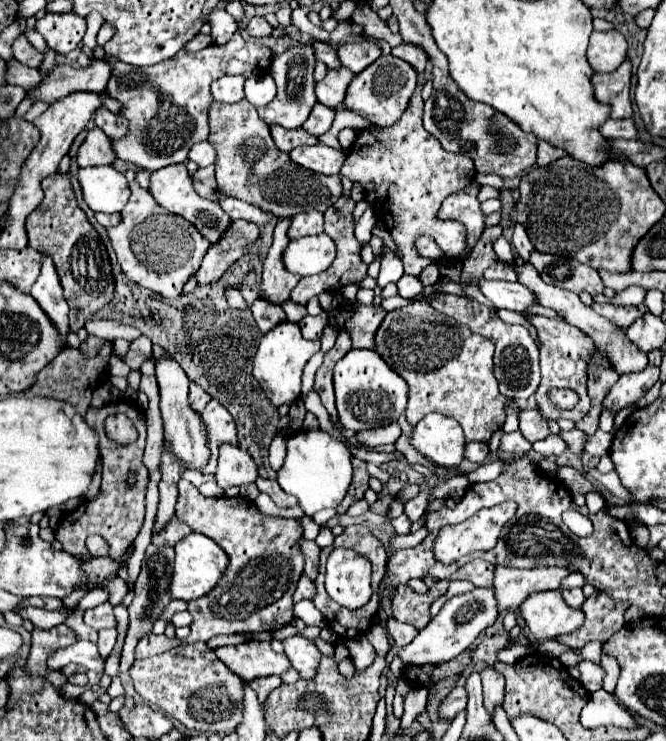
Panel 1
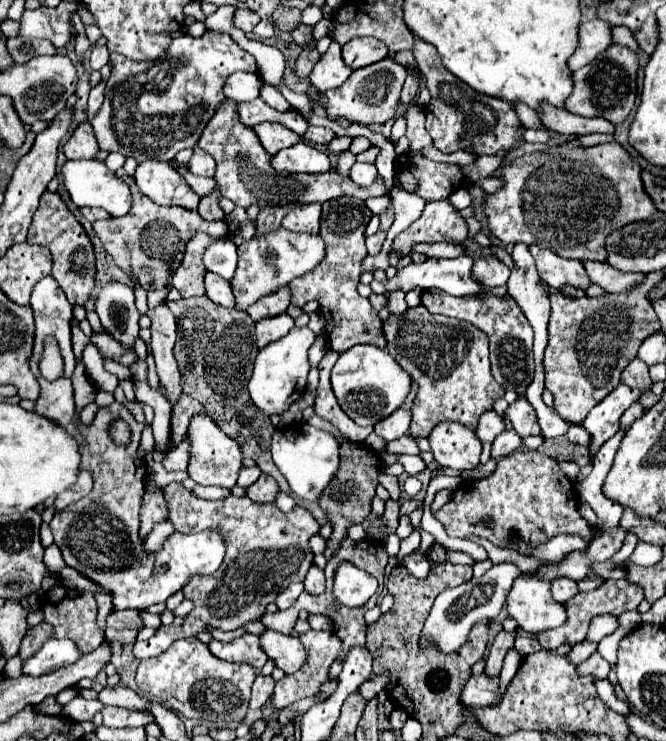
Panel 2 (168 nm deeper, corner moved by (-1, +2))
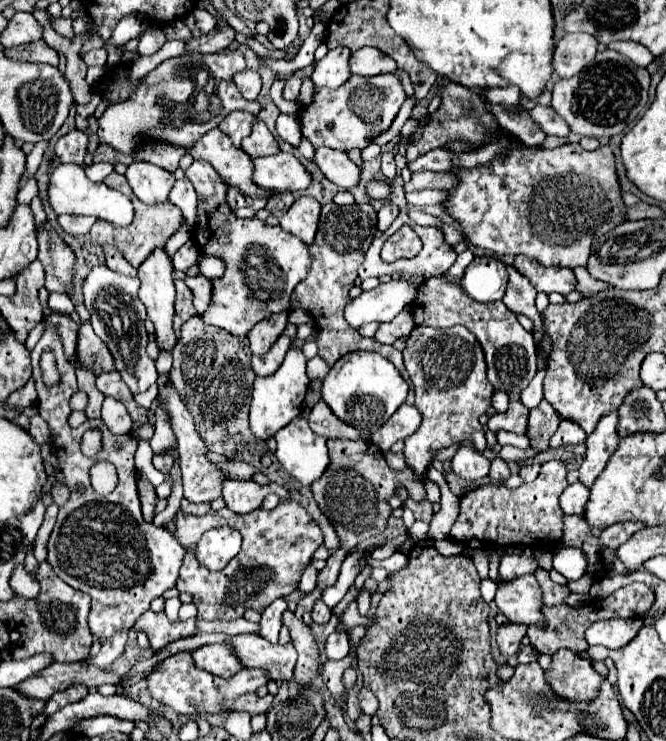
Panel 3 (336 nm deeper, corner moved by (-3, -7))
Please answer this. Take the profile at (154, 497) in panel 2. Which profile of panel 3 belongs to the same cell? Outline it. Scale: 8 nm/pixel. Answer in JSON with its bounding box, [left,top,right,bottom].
[138,478,156,522]

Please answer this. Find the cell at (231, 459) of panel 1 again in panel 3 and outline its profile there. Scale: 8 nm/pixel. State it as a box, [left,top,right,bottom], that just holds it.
[156,384,226,502]

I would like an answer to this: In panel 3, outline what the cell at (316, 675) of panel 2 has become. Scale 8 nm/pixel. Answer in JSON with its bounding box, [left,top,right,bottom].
[282,610,318,684]

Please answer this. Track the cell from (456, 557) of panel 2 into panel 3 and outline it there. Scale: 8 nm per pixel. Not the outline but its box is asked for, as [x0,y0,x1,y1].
[480,577,496,603]

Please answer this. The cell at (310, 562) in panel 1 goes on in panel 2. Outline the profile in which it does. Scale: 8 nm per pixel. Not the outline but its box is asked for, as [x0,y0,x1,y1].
[304,565,324,595]

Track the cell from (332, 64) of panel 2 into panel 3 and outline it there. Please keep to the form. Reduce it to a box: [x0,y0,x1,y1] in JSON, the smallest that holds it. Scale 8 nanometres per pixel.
[312,46,350,88]

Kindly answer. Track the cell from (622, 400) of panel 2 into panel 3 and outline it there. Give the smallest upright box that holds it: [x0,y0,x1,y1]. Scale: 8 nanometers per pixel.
[578,412,620,488]

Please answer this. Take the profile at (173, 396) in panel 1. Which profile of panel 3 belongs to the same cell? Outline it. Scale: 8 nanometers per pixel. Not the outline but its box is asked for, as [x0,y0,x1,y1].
[138,248,176,350]

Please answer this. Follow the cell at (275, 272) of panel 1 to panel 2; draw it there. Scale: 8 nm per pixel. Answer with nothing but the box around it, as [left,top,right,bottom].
[246,287,292,321]

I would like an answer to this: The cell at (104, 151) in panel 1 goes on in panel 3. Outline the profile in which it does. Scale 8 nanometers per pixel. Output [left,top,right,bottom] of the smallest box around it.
[54,130,88,164]

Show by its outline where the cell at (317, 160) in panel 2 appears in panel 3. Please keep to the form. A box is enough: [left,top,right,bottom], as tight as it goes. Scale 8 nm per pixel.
[252,152,312,194]

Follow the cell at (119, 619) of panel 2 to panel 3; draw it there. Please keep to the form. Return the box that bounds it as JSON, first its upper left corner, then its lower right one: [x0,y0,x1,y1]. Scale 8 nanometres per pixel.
[134,612,194,650]

